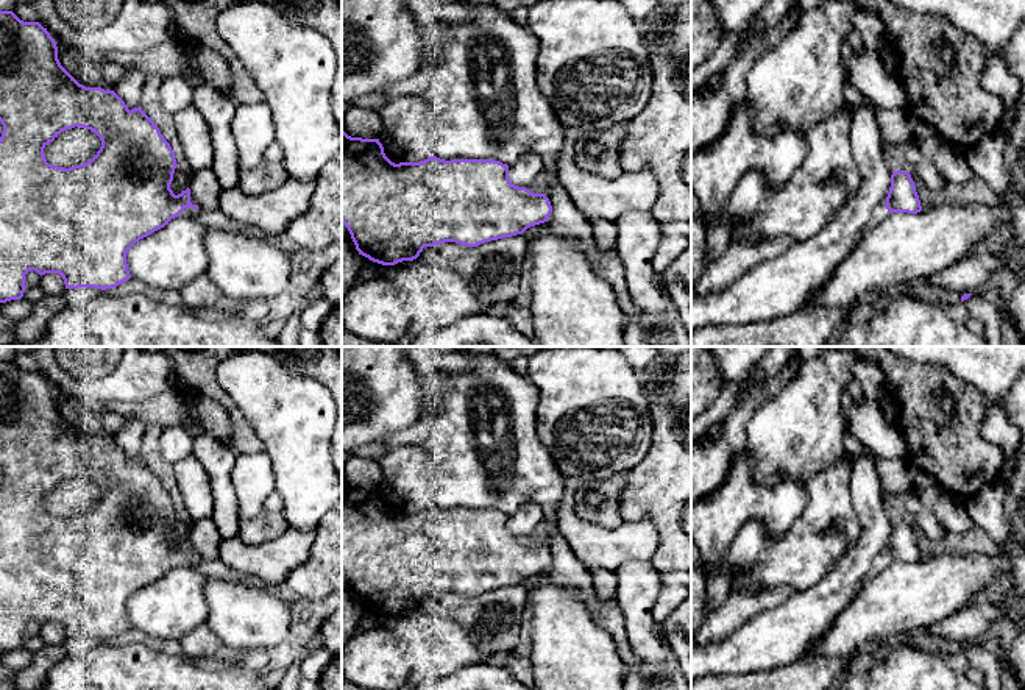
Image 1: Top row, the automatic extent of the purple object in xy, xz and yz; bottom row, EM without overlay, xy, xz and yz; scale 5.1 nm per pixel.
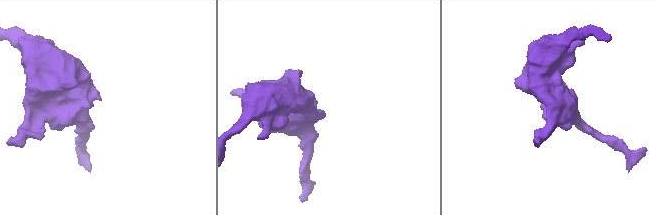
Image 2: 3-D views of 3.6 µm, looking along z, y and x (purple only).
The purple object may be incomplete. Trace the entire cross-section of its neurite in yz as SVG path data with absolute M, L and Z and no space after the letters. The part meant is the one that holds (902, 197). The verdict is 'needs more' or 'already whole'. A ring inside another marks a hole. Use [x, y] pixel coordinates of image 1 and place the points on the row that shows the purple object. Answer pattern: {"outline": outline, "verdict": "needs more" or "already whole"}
{"outline": "M897 170L891 175L886 201L874 209L867 228L878 226L889 212L917 214L920 211L920 200L910 172Z", "verdict": "needs more"}

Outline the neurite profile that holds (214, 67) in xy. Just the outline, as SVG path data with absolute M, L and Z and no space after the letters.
M190 48L190 67L200 72L206 83L232 100L232 72L223 53L207 48Z

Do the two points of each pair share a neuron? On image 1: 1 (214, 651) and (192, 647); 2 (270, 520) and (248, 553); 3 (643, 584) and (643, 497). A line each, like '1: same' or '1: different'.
1: same
2: different
3: different

